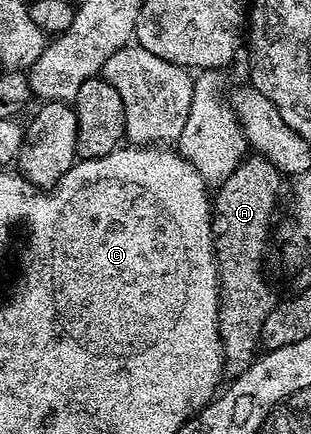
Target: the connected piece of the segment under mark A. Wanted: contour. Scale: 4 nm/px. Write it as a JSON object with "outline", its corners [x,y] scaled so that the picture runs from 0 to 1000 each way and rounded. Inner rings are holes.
{"outline":[[[814,353],[778,366],[775,378],[730,408],[691,445],[691,507],[685,537],[698,581],[698,661],[711,668],[704,694],[704,776],[711,779],[711,825],[727,866],[778,864],[817,827],[830,825],[839,800],[846,740],[871,721],[884,696],[878,661],[852,636],[852,558],[871,548],[871,516],[881,512],[878,475],[891,468],[891,447],[904,440],[910,406],[871,371],[842,357]]]}

